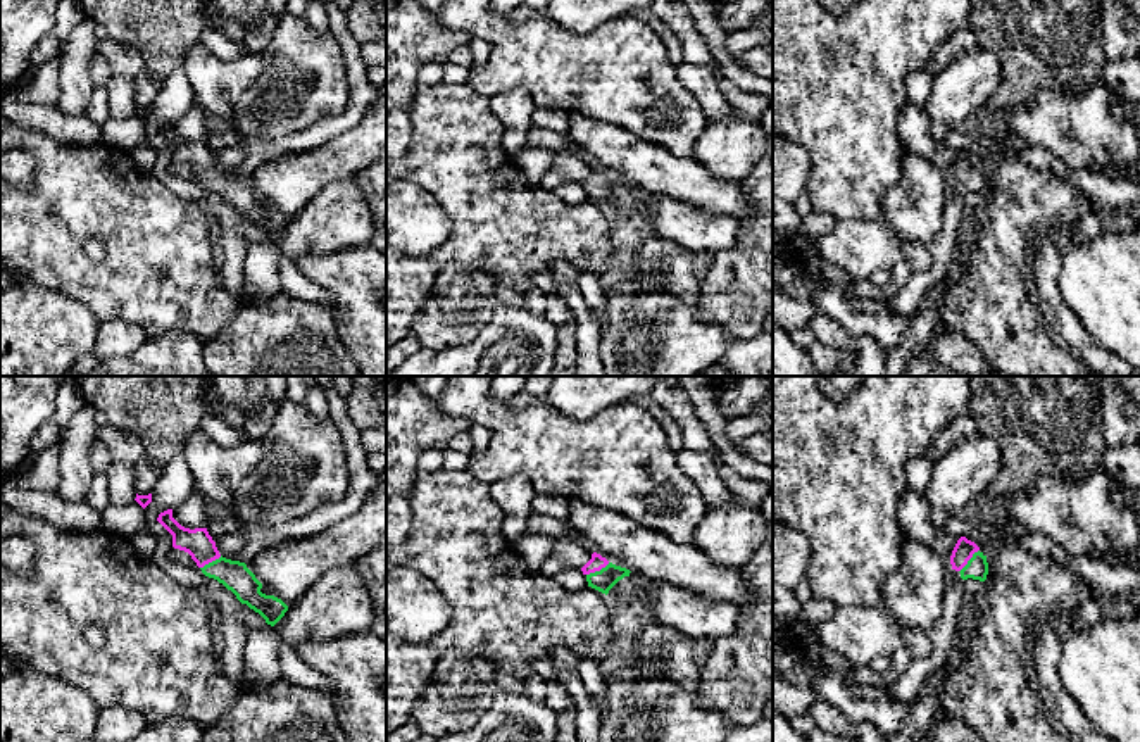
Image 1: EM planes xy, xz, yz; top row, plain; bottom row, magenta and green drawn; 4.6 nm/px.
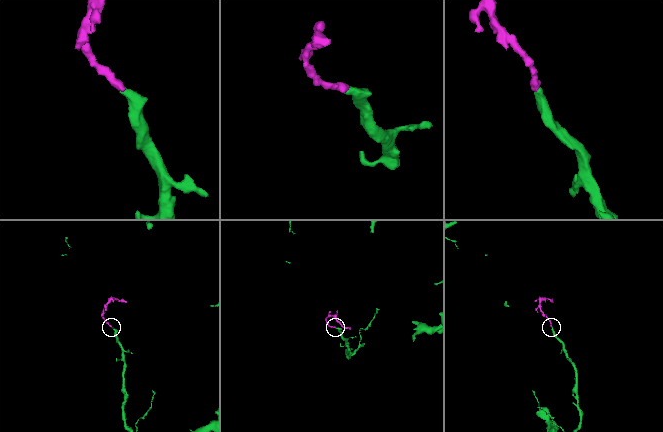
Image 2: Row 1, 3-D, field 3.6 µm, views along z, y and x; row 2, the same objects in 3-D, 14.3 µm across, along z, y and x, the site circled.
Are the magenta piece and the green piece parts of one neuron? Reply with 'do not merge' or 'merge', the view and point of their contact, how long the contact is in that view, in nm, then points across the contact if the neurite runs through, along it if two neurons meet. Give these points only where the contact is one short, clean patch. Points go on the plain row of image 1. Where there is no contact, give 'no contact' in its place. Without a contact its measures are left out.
merge; contact yz (968, 173); length 140 nm; way yz (964, 163), (968, 173), (977, 182)

